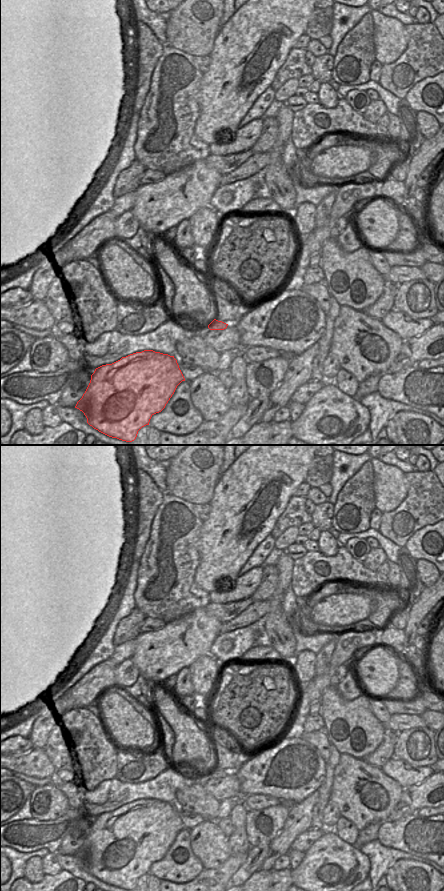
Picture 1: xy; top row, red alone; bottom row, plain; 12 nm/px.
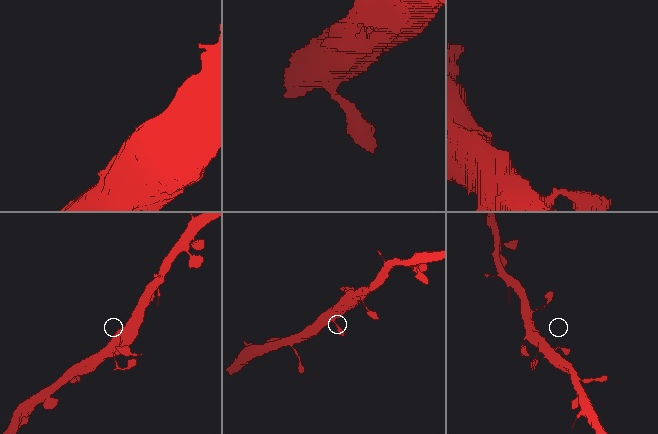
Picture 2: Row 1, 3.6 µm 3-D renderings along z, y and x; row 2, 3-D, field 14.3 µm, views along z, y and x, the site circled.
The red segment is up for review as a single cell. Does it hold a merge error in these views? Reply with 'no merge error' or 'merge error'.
no merge error

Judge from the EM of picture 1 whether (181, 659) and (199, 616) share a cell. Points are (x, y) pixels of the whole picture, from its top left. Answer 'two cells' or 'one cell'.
one cell

